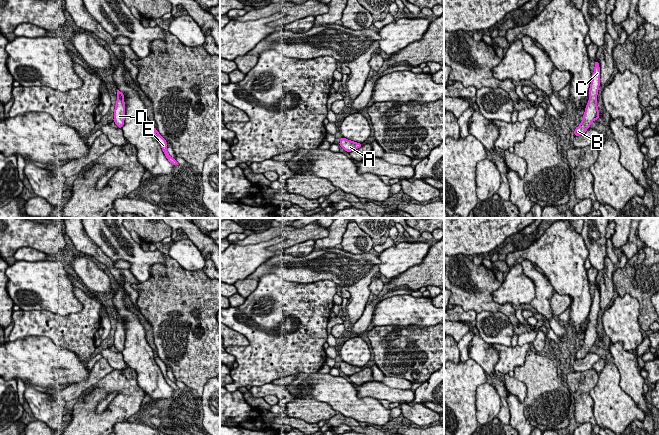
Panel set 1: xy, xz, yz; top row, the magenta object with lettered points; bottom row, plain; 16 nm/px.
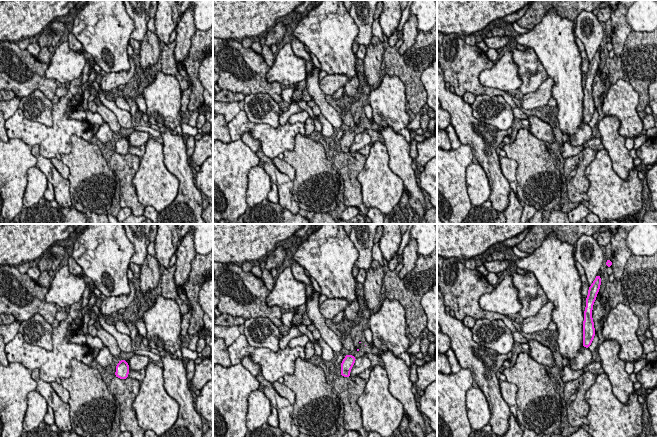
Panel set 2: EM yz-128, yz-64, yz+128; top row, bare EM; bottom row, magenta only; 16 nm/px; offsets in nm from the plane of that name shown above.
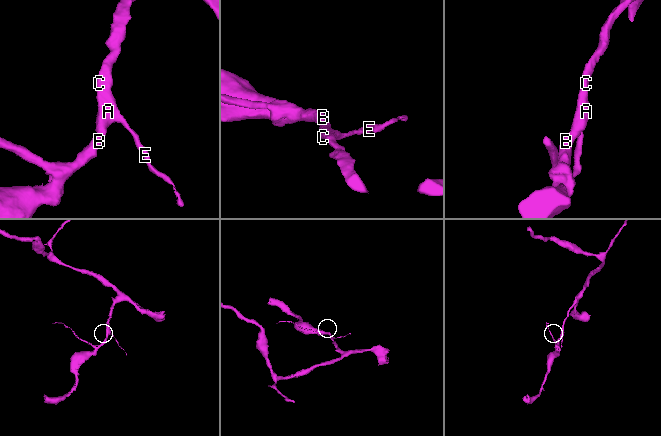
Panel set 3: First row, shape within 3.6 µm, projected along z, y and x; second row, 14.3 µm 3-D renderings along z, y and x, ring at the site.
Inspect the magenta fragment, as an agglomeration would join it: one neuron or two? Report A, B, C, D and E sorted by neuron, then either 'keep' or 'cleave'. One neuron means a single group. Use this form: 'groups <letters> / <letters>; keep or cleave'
groups A B C D E; keep

